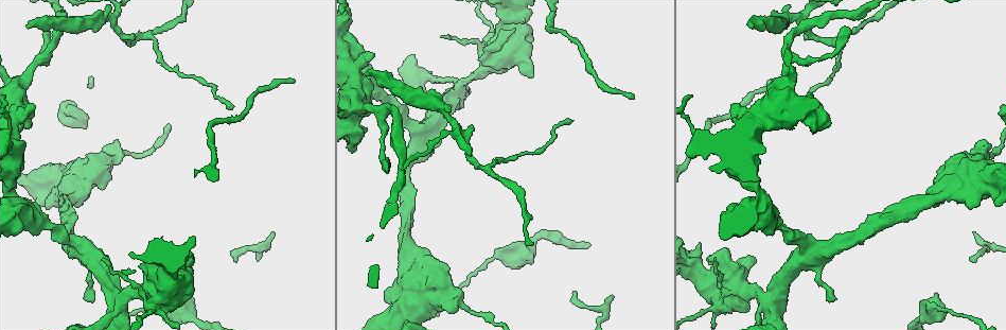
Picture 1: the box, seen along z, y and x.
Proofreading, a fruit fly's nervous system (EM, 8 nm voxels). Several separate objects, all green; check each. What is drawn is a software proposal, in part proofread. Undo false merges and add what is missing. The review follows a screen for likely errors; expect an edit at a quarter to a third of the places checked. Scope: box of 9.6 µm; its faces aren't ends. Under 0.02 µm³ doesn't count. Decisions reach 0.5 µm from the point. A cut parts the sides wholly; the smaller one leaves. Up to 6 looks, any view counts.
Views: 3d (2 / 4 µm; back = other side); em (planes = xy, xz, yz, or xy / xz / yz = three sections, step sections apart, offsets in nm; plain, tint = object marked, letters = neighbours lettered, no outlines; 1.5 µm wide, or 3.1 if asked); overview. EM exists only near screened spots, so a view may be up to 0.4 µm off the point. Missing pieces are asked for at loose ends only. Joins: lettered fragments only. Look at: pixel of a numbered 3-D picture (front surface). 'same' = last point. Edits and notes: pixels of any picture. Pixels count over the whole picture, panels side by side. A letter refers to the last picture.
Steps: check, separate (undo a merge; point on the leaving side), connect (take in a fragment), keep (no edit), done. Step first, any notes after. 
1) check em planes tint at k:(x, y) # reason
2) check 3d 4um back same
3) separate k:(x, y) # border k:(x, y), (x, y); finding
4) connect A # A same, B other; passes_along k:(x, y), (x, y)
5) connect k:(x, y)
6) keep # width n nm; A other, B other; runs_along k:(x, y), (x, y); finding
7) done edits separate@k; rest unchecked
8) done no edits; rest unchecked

check 3d 4um at 1:(712, 308) # thick turns thin

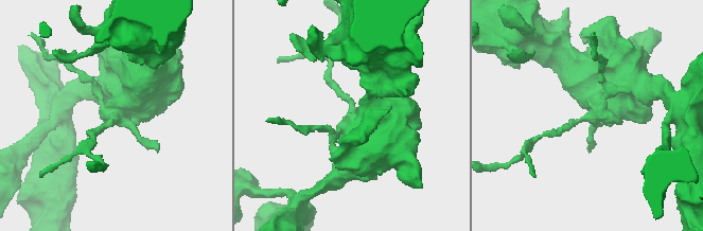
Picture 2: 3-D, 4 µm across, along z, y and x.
check em yz step 4 plain at 2:(112, 116) # now the EM

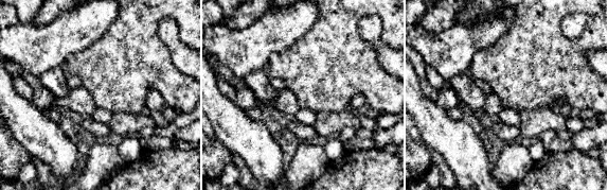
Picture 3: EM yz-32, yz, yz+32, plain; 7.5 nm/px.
check em yz step 4 letters same

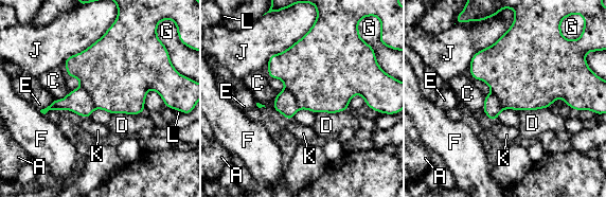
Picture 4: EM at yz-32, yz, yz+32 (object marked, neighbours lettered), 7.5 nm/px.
separate 4:(77, 101) # A other, C other, D other, E other, F other, G other, J other, K other, L other; a second neuron is stuck on

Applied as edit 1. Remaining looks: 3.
check em planes tint at 1:(743, 112) # calibre changes

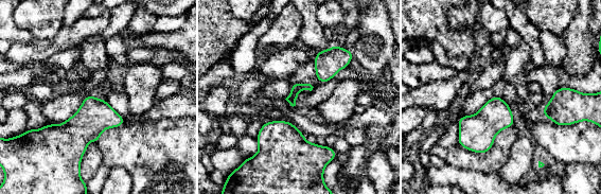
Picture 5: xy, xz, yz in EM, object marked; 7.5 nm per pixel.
check em planes letters same # see the neighbours

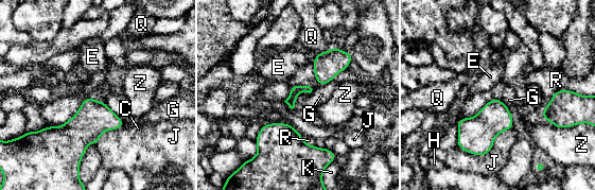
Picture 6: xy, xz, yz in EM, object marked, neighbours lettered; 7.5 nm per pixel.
keep # C other, E other, G other, H other, J other, K other, Q other, R other, Z other; border 6:(512, 127), (484, 155), (457, 147); one neuron here

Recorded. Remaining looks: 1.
done edits separate@4; rest unchecked

